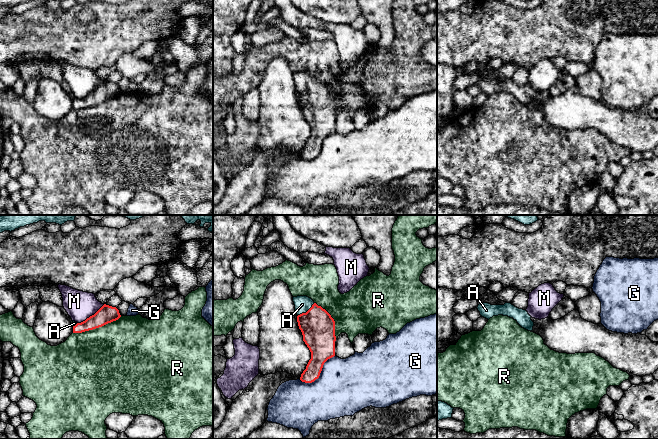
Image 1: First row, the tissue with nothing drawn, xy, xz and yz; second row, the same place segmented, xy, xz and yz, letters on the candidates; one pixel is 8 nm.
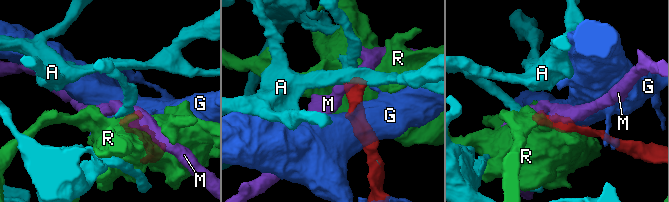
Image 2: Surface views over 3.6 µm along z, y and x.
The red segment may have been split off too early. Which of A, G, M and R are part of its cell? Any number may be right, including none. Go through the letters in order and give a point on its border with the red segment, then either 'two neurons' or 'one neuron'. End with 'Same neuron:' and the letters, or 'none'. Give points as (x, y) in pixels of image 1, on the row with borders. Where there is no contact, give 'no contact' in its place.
A: xz (306, 312) | one neuron
G: xz (319, 375) | two neurons
M: xy (90, 316) | two neurons
R: xy (97, 327) | two neurons
Same neuron: A

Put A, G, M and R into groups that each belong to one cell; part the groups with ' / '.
A / G / M / R

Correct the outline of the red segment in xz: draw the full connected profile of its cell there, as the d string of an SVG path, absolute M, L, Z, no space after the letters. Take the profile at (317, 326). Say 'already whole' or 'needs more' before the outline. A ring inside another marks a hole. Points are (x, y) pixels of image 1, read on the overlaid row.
needs more | M307 296L293 297L293 302L303 341L311 352L311 359L301 374L300 380L305 383L312 383L319 378L324 363L335 356L335 321L325 309Z

